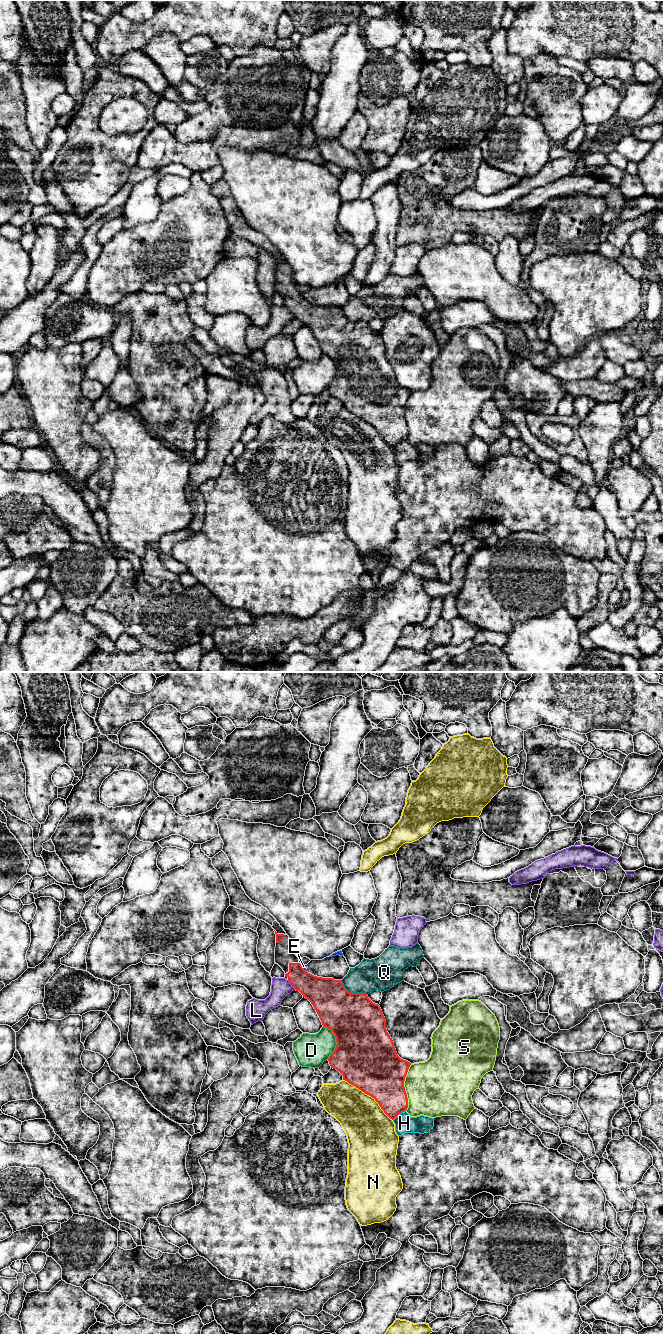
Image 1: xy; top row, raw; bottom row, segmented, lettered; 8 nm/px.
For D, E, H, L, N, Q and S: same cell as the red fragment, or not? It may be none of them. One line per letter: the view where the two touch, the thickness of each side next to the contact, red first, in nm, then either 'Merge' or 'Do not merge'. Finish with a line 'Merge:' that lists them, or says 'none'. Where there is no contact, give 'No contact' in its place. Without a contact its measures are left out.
D: Touches red in xy. Thickness 480 nm (red) against 280 nm. Do not merge
E: Touches red in xy. Thickness 240 nm (red) against 20 nm. Do not merge
H: Touches red in xy. Thickness 280 nm (red) against 160 nm. Do not merge
L: Touches red in xy. Thickness 240 nm (red) against 160 nm. Do not merge
N: Touches red in xy. Thickness 440 nm (red) against 360 nm. Do not merge
Q: Touches red in xy. Thickness 420 nm (red) against 260 nm. Do not merge
S: Touches red in xy. Thickness 400 nm (red) against 460 nm. Do not merge
Merge: none

